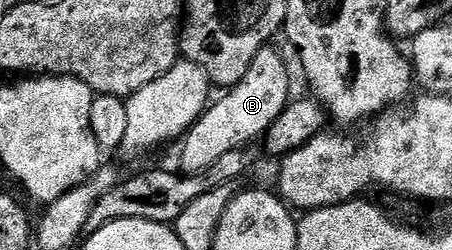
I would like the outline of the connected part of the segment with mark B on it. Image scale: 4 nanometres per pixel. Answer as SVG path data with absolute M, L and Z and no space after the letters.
M267 48L259 52L256 60L244 72L244 80L229 87L222 99L211 101L194 125L181 139L182 151L178 154L181 173L195 174L200 168L208 168L224 152L232 152L249 147L263 137L276 119L286 111L291 101L290 74L286 71L286 62L274 51Z

